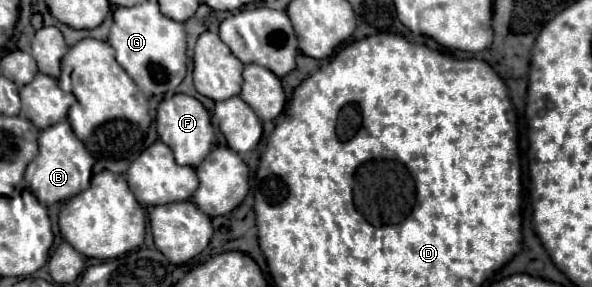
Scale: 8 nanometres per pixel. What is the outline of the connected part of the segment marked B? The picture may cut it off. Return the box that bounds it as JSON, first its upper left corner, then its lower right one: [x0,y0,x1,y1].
[25,121,95,205]

